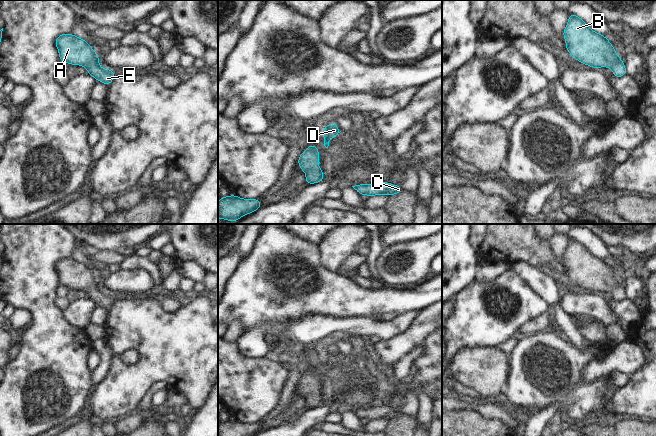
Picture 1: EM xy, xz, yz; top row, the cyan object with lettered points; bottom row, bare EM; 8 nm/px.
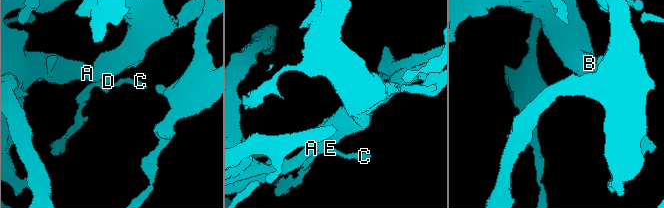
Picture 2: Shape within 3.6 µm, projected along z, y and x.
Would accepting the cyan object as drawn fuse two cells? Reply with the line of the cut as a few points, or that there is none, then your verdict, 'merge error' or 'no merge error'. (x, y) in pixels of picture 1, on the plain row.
cut none; no merge error

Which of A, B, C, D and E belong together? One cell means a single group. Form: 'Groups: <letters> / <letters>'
Groups: A B C D E.

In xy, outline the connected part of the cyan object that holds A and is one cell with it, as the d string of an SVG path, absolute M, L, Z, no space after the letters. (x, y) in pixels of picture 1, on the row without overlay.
M71 257L59 259L55 263L55 269L59 274L59 285L65 285L68 289L82 289L87 292L88 298L95 304L103 306L106 310L115 302L116 298L110 293L102 293L99 288L99 279L84 264Z

